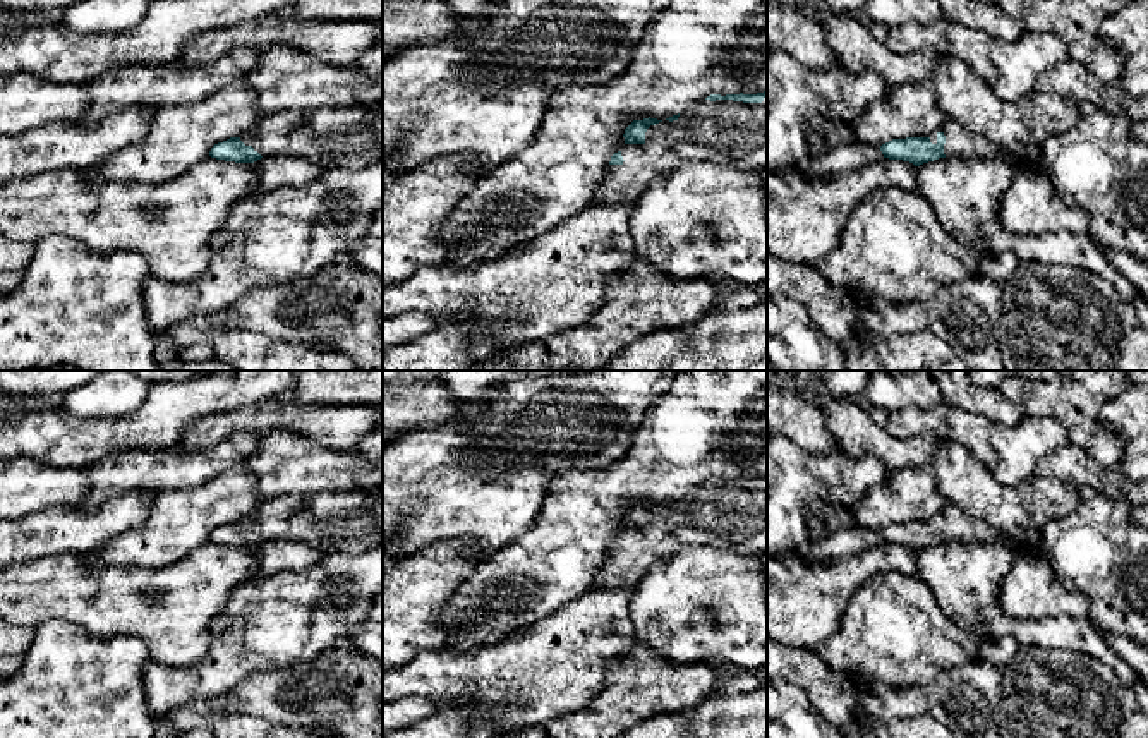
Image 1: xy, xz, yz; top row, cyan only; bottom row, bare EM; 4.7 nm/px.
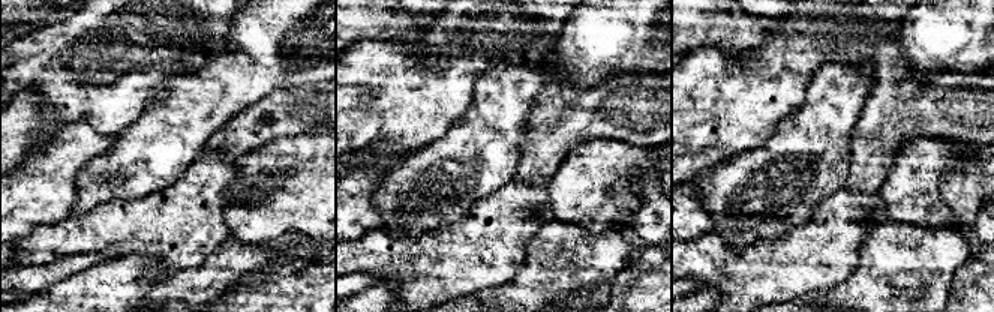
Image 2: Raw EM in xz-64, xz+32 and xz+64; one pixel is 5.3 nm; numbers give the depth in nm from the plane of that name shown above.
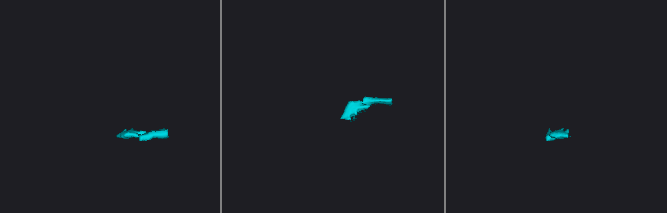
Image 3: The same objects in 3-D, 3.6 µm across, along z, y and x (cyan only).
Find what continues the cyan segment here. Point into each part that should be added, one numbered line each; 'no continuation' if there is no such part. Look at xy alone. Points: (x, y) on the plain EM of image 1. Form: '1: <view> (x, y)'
1: xy (350, 522)

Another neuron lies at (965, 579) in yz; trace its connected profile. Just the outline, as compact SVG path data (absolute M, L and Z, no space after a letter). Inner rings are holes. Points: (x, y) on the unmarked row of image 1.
M999 530L999 534L1006 539L1004 542L961 544L946 541L916 551L915 577L923 580L932 590L939 609L966 633L978 638L1012 635L1019 644L1052 650L1086 652L1110 666L1122 683L1133 687L1138 678L1134 669L1110 650L1103 635L1090 625L1088 618L1048 616L1036 621L1018 621L1002 611L999 602L1000 582L1023 547L1006 532Z

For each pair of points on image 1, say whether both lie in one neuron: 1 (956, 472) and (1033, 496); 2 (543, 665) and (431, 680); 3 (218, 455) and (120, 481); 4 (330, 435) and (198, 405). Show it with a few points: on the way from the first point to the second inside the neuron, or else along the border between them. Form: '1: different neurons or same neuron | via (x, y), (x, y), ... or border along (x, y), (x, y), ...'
1: same neuron | via (975, 489), (984, 496), (1015, 496)
2: same neuron | via (515, 673), (459, 677)
3: same neuron | via (194, 467), (145, 469)
4: different neurons | border along (265, 402), (211, 412), (187, 428)

